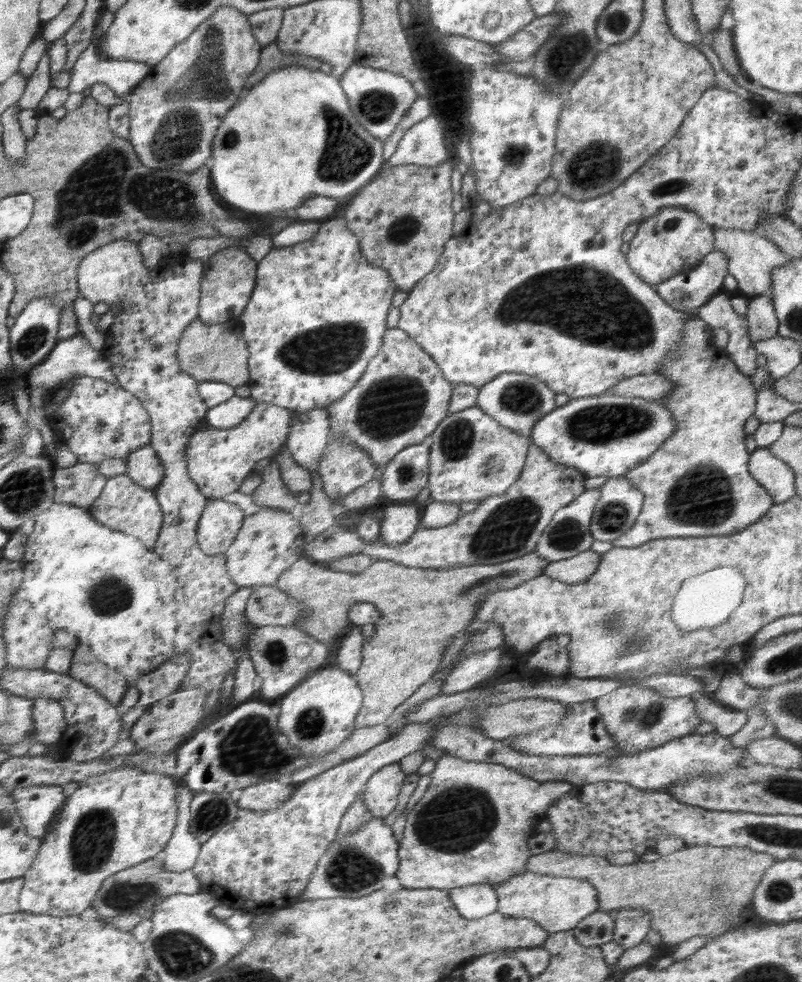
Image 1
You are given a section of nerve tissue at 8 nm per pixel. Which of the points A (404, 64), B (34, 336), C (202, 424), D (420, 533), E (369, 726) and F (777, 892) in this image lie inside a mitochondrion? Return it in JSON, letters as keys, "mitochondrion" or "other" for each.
{"A":"other","B":"mitochondrion","C":"other","D":"other","E":"other","F":"mitochondrion"}

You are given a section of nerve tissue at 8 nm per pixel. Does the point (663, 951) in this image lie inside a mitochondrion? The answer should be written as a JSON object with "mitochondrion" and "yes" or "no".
{"mitochondrion":"no"}

